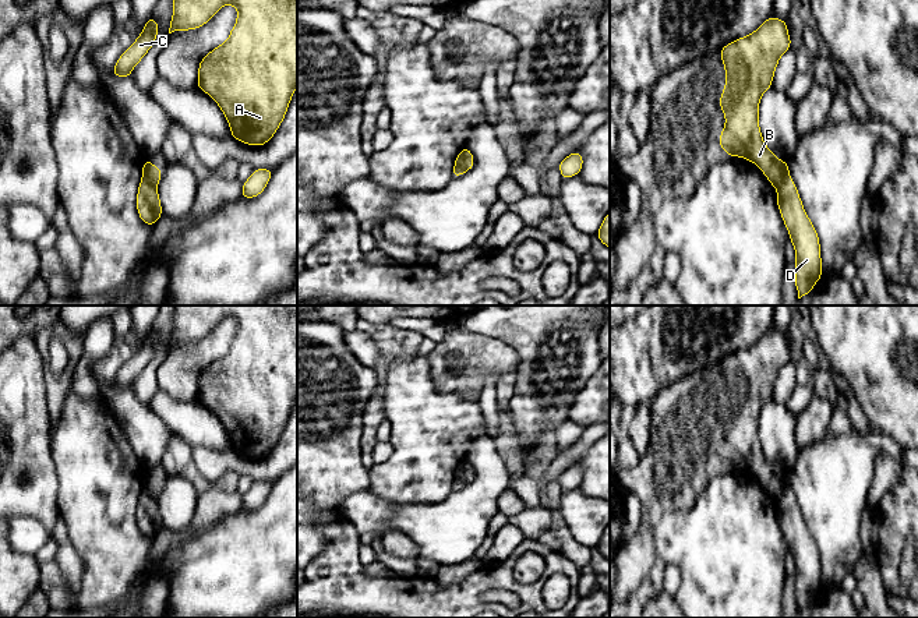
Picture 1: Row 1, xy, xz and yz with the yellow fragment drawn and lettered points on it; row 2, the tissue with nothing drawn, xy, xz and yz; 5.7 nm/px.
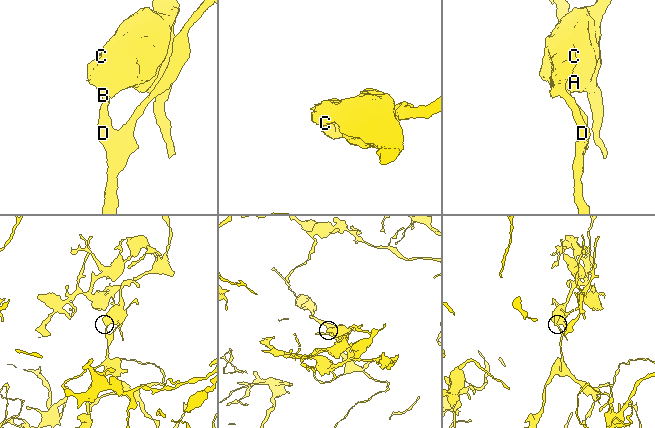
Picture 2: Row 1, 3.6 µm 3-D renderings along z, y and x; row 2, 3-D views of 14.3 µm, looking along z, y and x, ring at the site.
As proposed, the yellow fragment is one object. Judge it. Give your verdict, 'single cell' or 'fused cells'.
fused cells

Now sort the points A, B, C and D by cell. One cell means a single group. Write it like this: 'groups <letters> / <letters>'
groups A B C / D

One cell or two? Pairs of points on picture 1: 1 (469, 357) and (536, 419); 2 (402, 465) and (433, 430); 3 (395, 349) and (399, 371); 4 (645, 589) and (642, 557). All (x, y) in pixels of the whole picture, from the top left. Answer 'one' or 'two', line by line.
1: two
2: one
3: two
4: two

